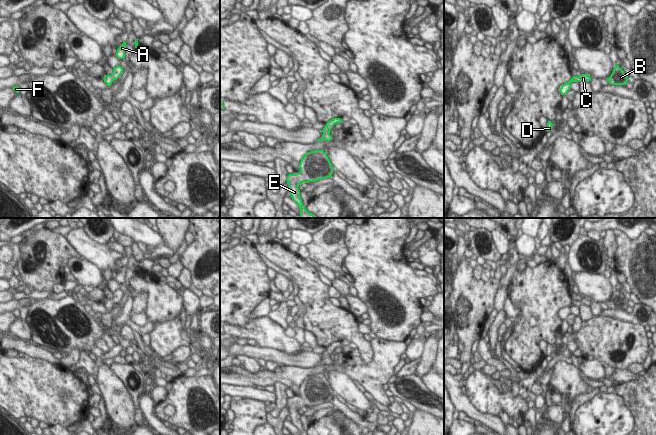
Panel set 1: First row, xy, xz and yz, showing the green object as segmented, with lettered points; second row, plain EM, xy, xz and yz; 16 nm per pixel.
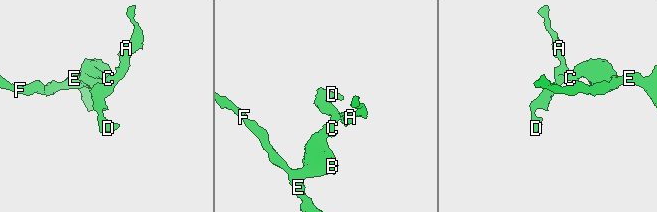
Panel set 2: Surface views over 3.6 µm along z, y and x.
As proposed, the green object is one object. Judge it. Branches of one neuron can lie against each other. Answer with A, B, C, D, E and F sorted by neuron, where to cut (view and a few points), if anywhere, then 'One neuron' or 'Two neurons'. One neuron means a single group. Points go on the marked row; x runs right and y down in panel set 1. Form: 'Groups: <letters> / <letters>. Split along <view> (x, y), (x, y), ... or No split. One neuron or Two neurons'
Groups: A B C D E F. No split. One neuron.

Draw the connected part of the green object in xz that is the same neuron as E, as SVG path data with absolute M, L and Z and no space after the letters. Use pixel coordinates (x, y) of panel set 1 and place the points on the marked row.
M318 149L307 152L299 163L300 172L287 174L286 182L289 188L290 198L299 206L300 218L318 218L306 210L300 197L298 186L302 183L317 182L326 178L332 178L334 168L324 150Z

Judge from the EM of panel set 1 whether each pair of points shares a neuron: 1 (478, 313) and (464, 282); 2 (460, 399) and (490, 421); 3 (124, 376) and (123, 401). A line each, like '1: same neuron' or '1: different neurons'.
1: same neuron
2: same neuron
3: different neurons

